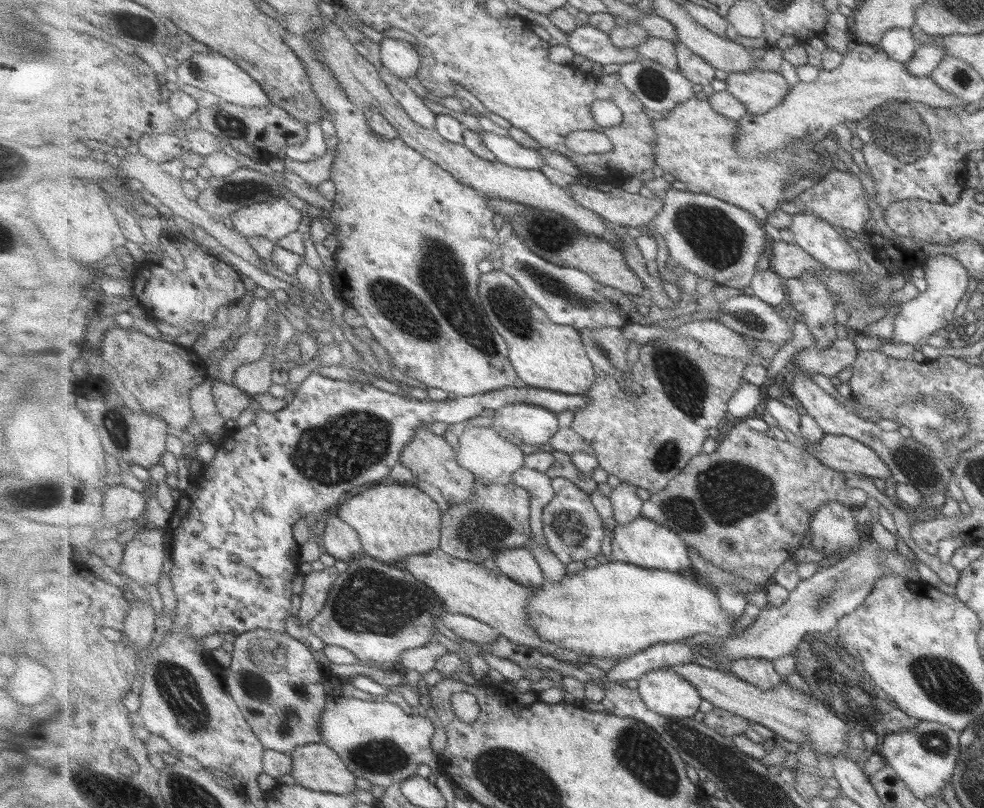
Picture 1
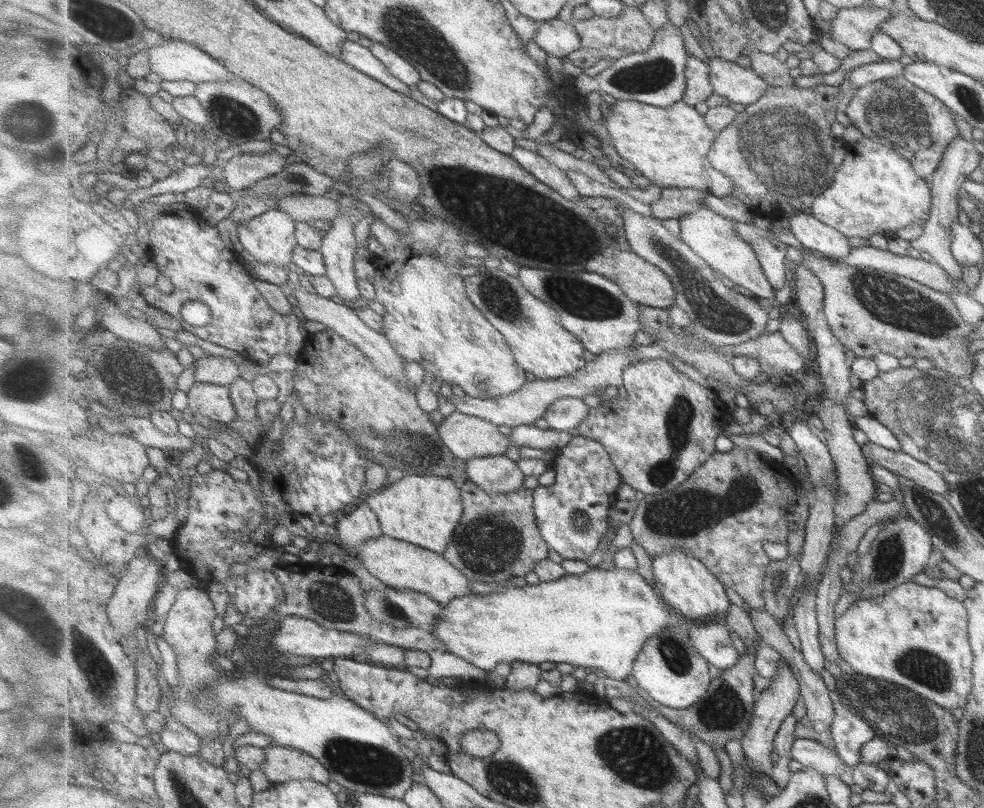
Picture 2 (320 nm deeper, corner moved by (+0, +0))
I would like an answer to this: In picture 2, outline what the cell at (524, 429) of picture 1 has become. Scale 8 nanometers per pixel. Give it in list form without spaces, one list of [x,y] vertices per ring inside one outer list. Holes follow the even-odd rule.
[[[563,398],[555,402],[555,405],[547,411],[543,419],[553,430],[571,431],[587,420],[588,411],[591,411],[591,408],[588,408],[583,400]]]

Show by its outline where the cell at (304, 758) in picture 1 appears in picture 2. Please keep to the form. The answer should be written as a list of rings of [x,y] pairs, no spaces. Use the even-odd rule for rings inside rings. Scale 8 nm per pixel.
[[[273,745],[265,749],[265,755],[261,770],[271,784],[310,779],[327,785],[332,781],[330,770],[305,752]]]

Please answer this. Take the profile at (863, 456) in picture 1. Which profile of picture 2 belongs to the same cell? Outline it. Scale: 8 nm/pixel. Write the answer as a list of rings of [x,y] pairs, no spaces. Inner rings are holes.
[[[871,441],[863,445],[863,448],[871,464],[881,465],[896,475],[914,480],[920,487],[931,492],[947,495],[950,491],[949,481],[942,472],[933,470],[928,464],[913,458],[910,454],[889,450]]]

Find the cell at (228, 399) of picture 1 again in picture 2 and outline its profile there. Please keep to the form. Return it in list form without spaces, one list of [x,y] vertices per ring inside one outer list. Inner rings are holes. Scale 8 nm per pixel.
[[[194,382],[187,392],[188,408],[213,421],[231,424],[238,418],[230,389],[219,384]]]

